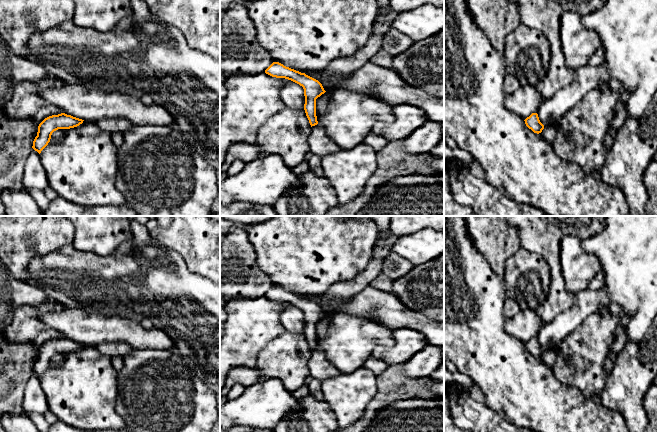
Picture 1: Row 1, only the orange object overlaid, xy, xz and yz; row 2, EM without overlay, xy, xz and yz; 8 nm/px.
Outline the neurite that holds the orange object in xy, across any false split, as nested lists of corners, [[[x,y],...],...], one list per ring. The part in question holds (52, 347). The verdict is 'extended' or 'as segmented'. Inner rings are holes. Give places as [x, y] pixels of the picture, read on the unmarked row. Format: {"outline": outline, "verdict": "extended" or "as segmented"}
{"outline": [[[61,337],[45,342],[38,350],[37,360],[32,372],[39,378],[48,369],[51,359],[58,353],[70,353],[79,350],[84,344]]], "verdict": "as segmented"}

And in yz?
{"outline": [[[532,337],[524,345],[525,345],[526,350],[529,353],[531,353],[534,357],[539,358],[544,353],[544,349],[540,346],[537,337]]], "verdict": "as segmented"}

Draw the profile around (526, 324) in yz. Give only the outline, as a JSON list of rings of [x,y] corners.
[[[531,309],[520,310],[505,320],[506,332],[524,344],[532,337],[537,337],[542,326],[540,316]]]

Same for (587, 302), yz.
[[[603,286],[599,290],[585,289],[575,294],[575,303],[569,310],[557,315],[542,326],[537,338],[544,352],[557,346],[590,315],[598,313],[601,307],[608,308],[610,298]]]

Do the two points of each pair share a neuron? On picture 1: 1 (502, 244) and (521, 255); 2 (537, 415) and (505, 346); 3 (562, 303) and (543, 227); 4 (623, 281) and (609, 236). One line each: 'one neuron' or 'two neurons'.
1: two neurons
2: one neuron
3: one neuron
4: one neuron

